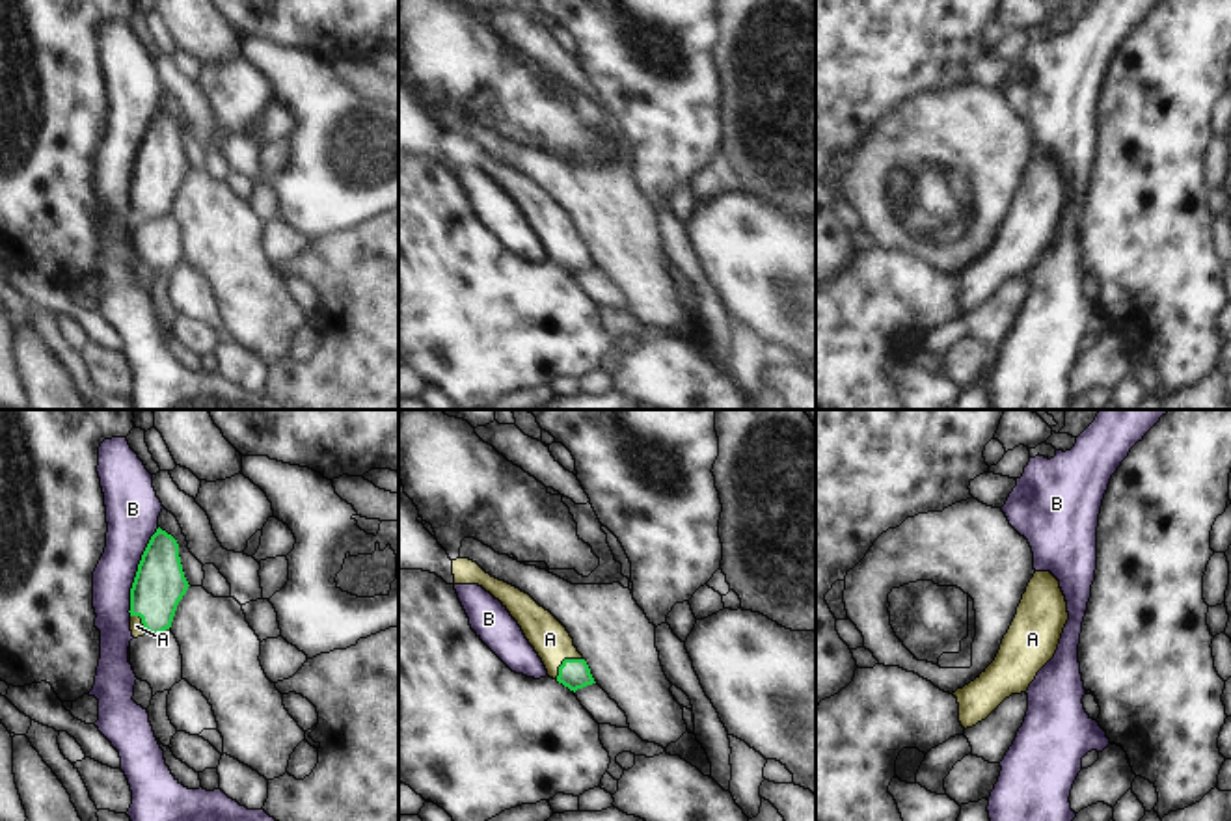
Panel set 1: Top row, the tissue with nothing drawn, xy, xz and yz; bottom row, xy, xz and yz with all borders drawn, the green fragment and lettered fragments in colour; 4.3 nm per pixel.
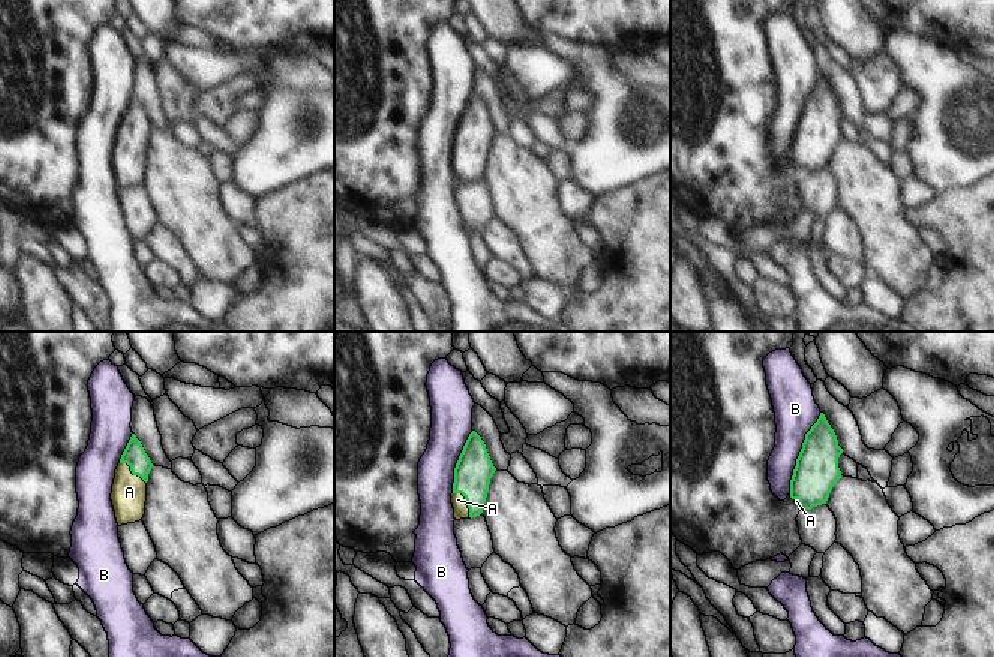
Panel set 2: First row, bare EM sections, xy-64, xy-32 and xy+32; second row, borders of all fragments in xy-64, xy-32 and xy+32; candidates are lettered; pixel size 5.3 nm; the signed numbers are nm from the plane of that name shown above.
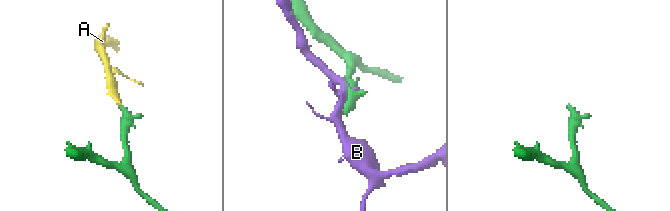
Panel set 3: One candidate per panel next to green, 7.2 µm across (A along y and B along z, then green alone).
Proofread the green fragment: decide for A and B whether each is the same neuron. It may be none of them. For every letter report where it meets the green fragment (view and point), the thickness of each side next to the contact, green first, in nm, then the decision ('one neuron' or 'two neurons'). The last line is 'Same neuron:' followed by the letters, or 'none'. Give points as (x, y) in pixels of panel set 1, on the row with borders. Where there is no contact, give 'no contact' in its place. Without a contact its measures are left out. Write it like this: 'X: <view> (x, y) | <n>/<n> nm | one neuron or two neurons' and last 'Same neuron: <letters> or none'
A: xz (563, 661) | 130/160 nm | one neuron
B: xy (136, 572) | 220/220 nm | two neurons
Same neuron: A

